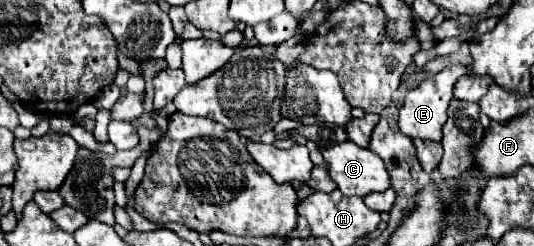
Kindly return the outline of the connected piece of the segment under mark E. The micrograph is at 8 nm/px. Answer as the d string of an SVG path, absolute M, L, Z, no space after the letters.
M452 64L448 68L444 68L442 72L426 78L424 82L420 82L414 90L410 90L404 98L404 104L400 108L400 130L404 134L408 134L410 138L422 138L422 140L434 140L440 142L442 140L442 126L448 118L448 104L452 100L452 88L456 84L456 80L460 76L468 74L468 68L462 64Z

